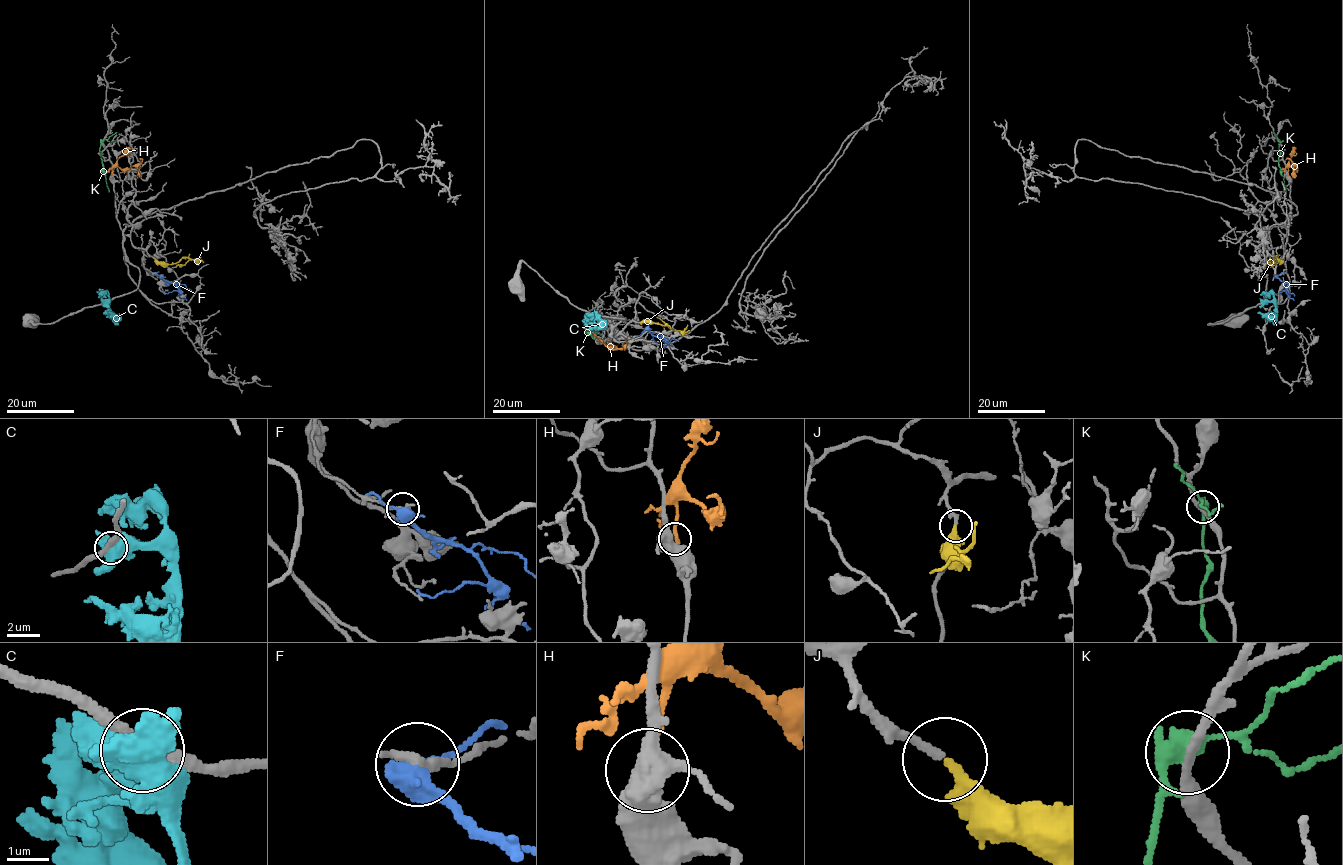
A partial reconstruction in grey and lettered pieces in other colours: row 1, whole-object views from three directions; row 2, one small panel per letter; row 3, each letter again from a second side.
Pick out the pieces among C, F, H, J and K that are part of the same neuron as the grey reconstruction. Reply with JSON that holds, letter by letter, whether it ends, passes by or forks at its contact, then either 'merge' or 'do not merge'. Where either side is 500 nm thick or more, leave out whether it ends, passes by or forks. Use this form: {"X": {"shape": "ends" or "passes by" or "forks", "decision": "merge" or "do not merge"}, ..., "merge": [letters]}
{"C": {"decision": "do not merge"}, "F": {"shape": "forks", "decision": "do not merge"}, "H": {"decision": "do not merge"}, "J": {"shape": "ends", "decision": "merge"}, "K": {"shape": "passes by", "decision": "do not merge"}, "merge": ["J"]}

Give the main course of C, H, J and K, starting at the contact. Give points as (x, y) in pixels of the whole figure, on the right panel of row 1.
C: (1262, 302), (1274, 305), (1275, 316), (1267, 318), (1257, 312)
H: (1288, 175), (1289, 167), (1297, 168), (1289, 158), (1285, 159)
J: (1270, 258), (1271, 264), (1275, 257), (1278, 261), (1264, 267)
K: (1278, 141), (1278, 165), (1286, 187), (1284, 191)

